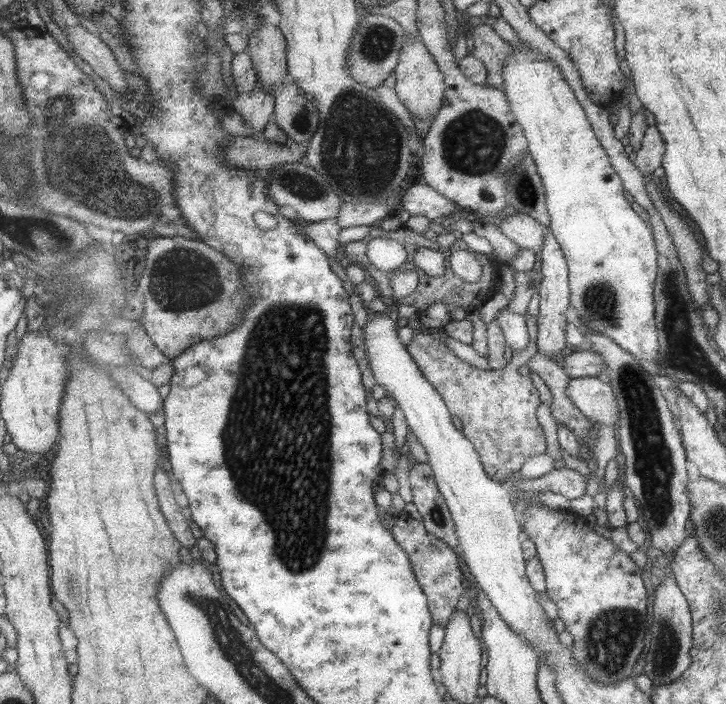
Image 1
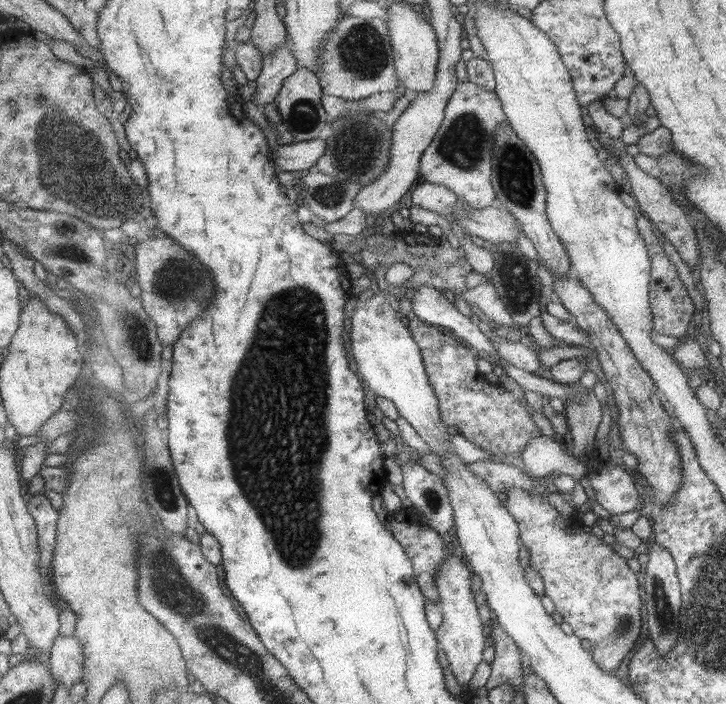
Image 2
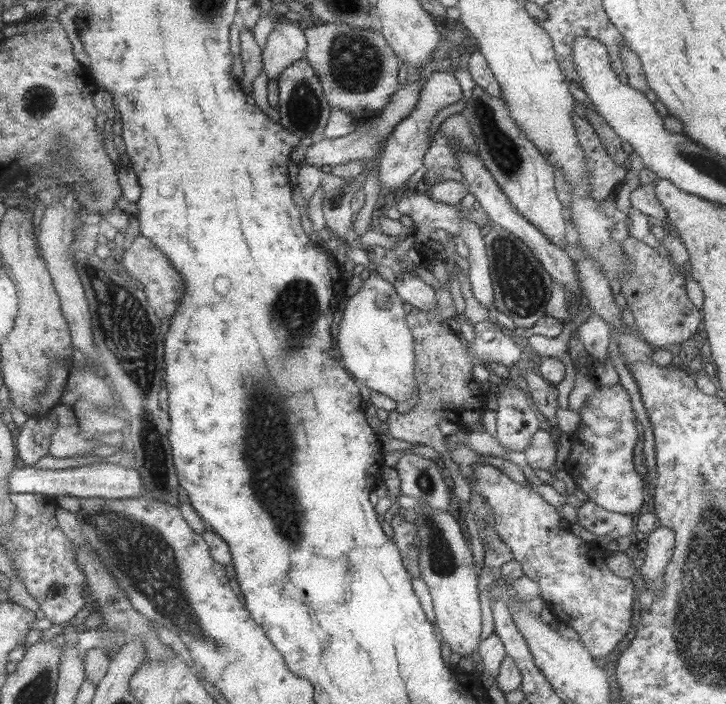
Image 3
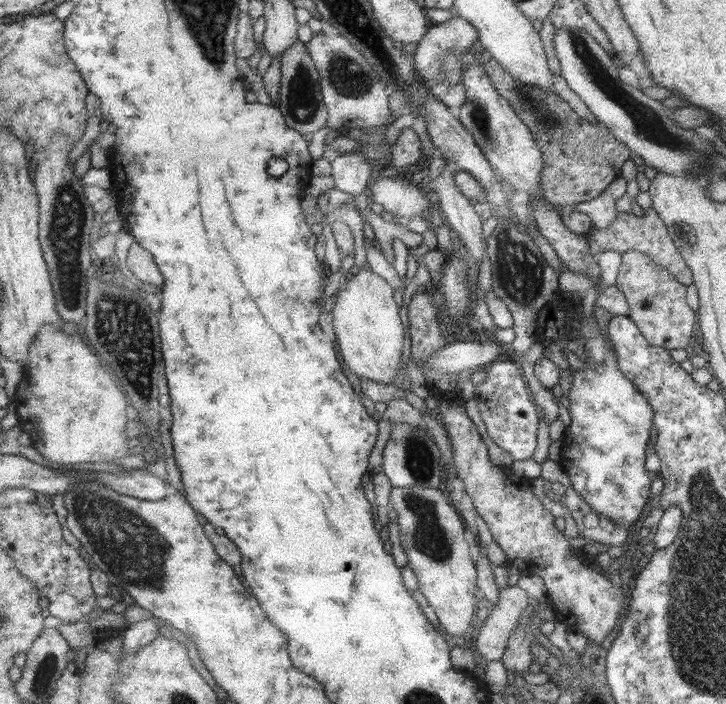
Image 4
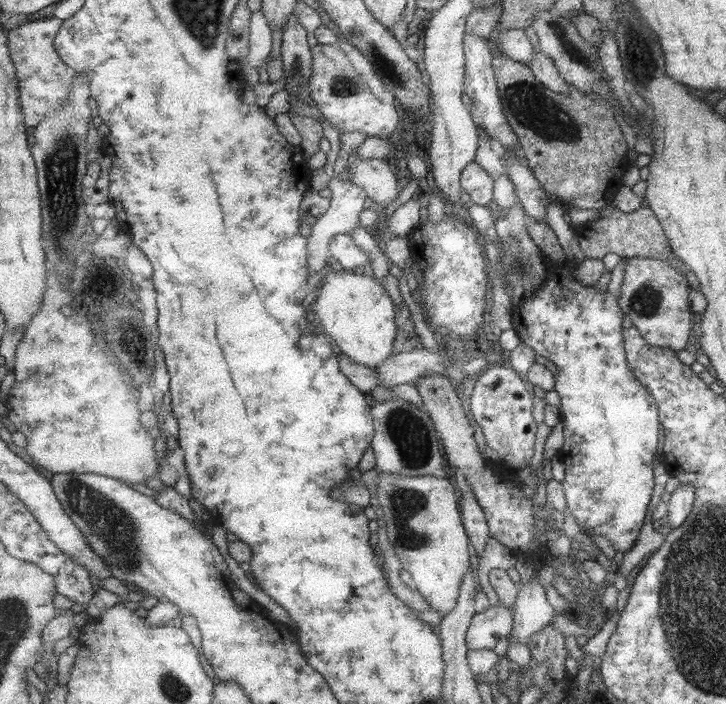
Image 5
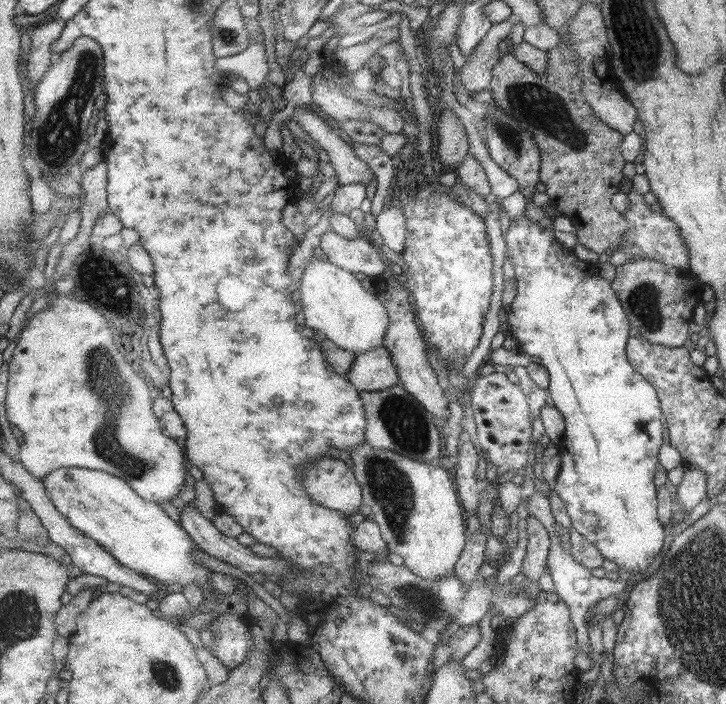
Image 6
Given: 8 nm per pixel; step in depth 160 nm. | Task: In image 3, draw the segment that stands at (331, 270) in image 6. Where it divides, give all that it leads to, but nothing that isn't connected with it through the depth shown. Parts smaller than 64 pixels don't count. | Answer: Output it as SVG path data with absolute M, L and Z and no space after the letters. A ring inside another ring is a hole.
M371 272L366 281L354 295L347 298L340 311L339 321L335 325L338 355L342 364L355 379L371 390L394 400L405 402L412 397L417 382L413 375L413 363L416 358L412 331L405 324L403 304L395 290Z

